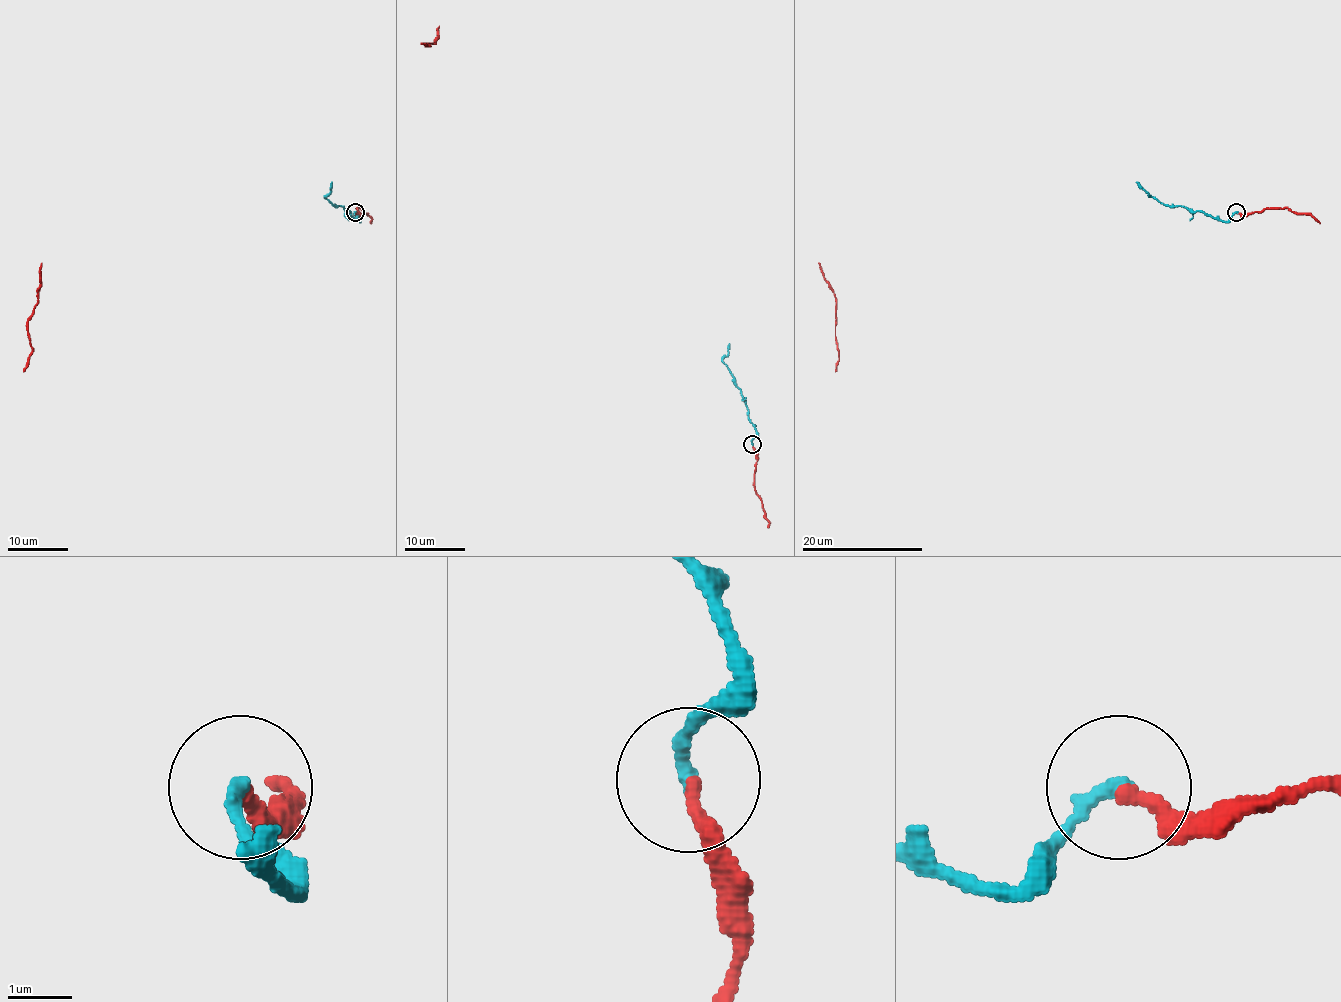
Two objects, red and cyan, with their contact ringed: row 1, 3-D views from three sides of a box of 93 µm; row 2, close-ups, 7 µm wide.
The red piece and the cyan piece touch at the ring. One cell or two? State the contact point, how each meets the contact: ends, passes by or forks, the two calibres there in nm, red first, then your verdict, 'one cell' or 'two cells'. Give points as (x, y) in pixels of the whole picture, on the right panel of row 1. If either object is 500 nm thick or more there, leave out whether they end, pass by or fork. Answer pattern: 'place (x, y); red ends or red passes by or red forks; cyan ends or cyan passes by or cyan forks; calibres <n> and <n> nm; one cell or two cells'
place (1236, 212); red ends; cyan ends; calibres 240 and 240 nm; one cell

